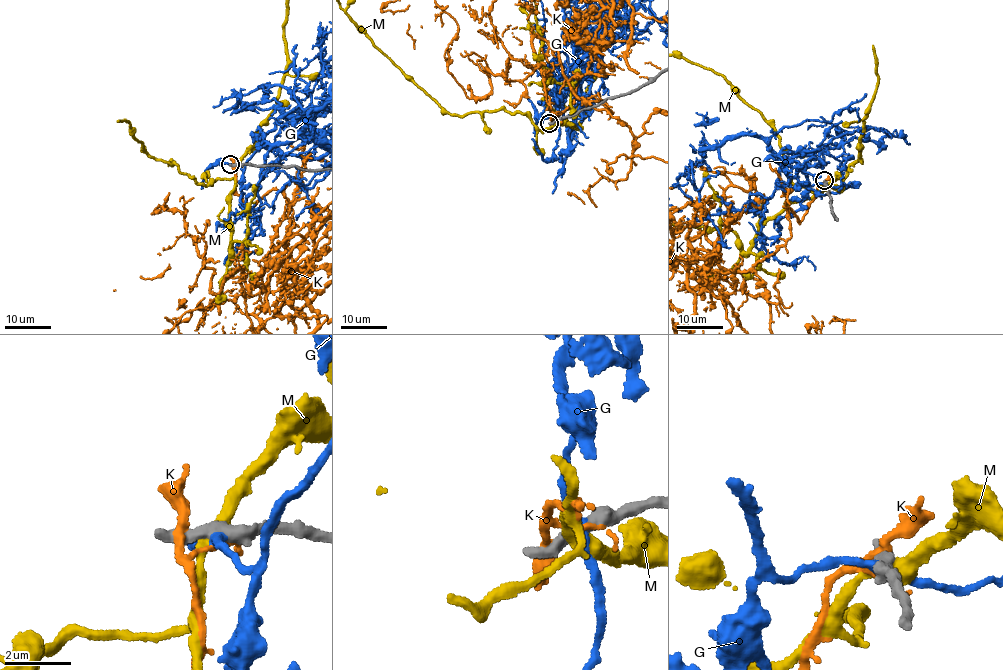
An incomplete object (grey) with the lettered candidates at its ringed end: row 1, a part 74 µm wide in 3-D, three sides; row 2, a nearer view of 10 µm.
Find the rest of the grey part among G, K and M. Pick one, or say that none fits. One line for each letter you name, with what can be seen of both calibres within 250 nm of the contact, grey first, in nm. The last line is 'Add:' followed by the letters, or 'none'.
Add: none

